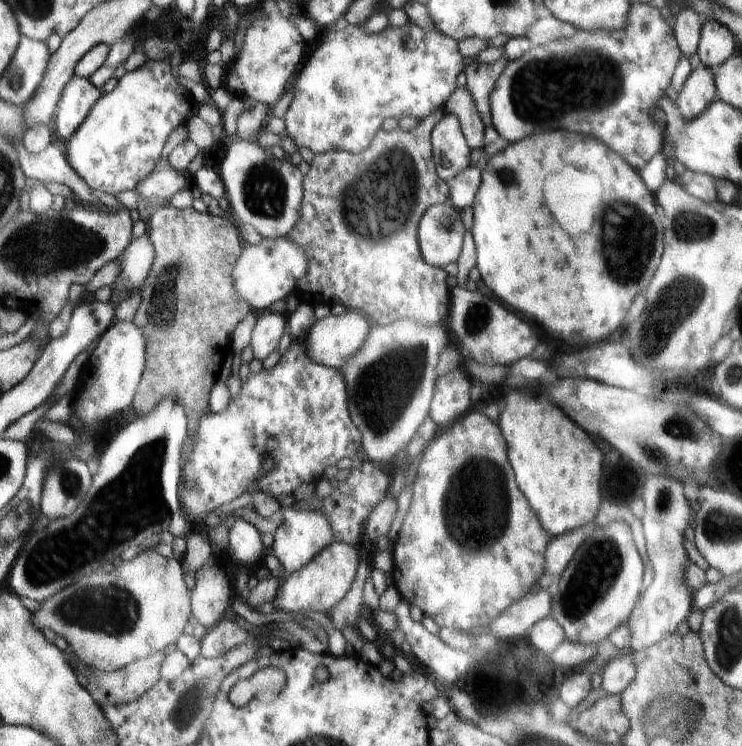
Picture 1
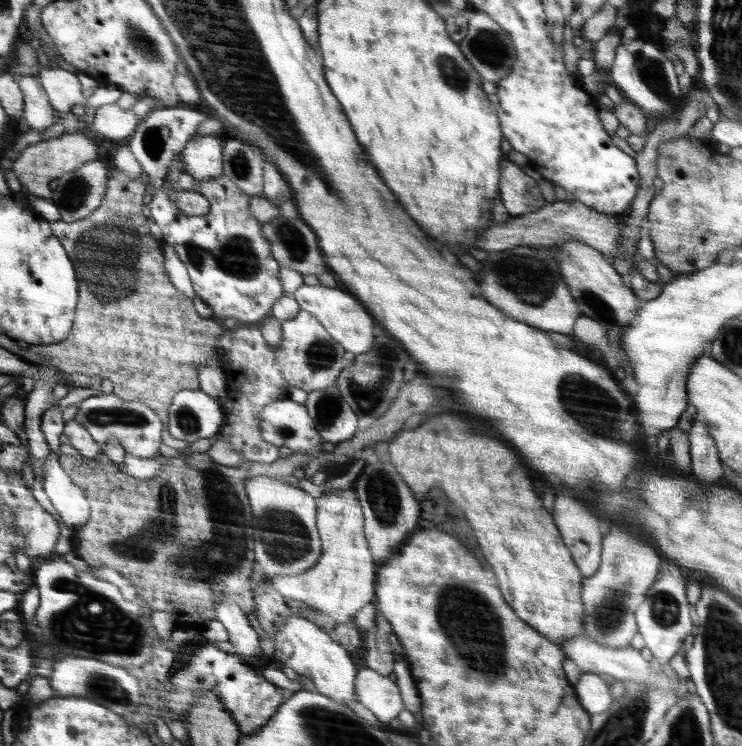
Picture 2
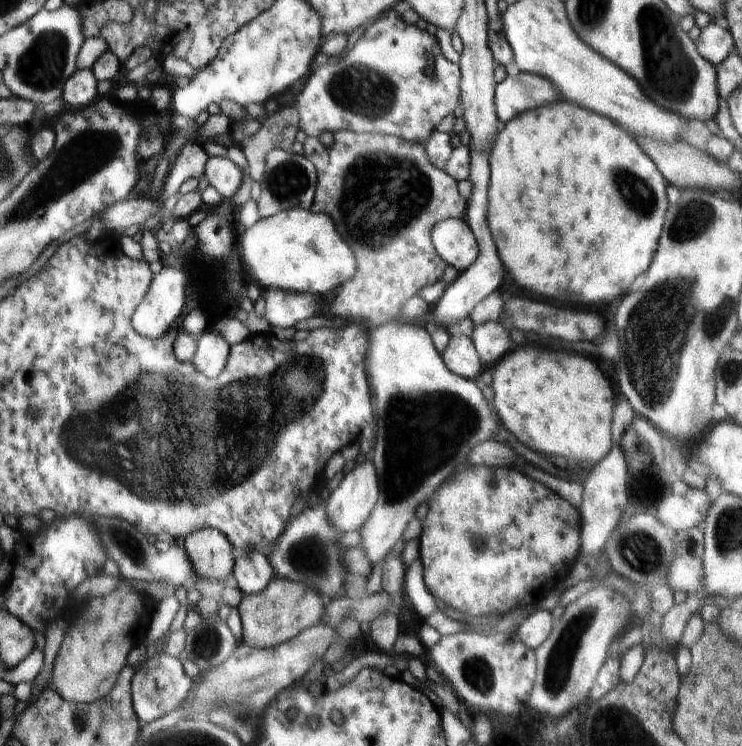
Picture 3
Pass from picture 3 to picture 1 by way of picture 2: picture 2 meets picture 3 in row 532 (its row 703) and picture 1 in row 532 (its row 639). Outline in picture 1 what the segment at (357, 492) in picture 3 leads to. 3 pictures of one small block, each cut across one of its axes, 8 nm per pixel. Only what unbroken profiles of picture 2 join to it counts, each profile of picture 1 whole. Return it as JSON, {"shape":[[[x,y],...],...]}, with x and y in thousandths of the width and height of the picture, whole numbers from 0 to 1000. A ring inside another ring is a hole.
{"shape":[[[385,680],[379,684],[381,688],[380,702],[368,713],[367,741],[377,752],[385,769],[394,769],[423,751],[439,732],[451,725],[447,705],[442,694],[426,684],[402,685],[395,680]]]}

